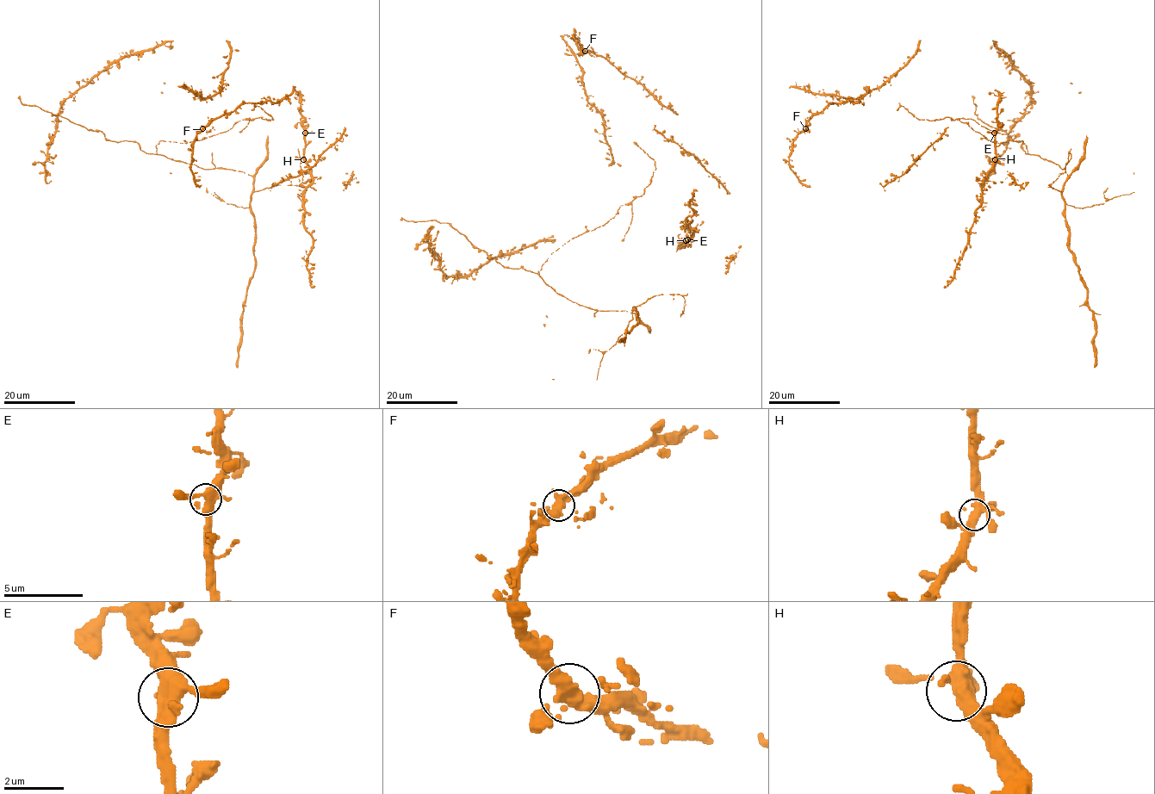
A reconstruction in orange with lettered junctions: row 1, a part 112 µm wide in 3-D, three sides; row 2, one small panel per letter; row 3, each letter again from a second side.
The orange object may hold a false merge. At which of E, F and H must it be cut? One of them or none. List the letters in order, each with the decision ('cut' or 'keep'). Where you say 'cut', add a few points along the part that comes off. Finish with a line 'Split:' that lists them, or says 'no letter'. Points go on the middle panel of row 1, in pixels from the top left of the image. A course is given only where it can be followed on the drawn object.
E: keep
F: keep
H: keep
Split: no letter

